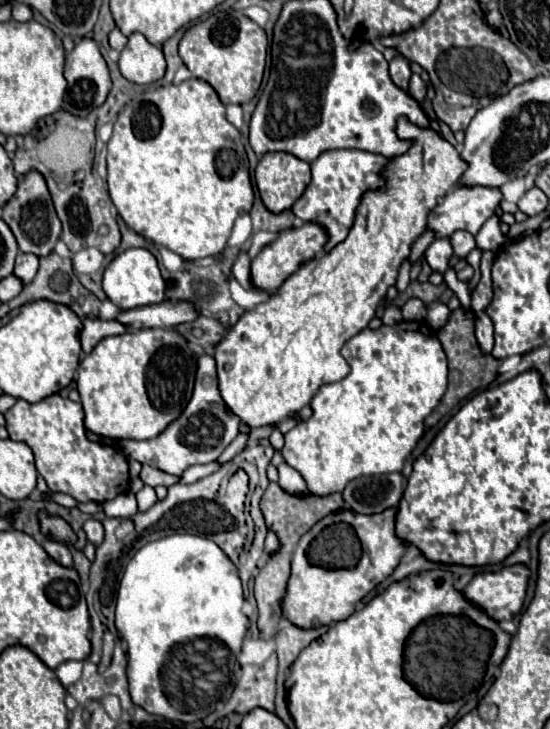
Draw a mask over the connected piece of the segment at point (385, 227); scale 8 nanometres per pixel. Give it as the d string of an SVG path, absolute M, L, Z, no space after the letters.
M401 118L397 124L397 134L399 138L413 140L413 146L403 156L393 158L393 162L385 168L385 188L371 190L363 196L347 240L337 244L331 252L315 256L303 264L275 294L271 294L267 302L261 302L253 310L245 312L217 344L213 358L217 362L219 392L225 406L239 416L241 424L247 424L249 428L277 426L281 420L295 416L303 406L307 406L323 384L339 382L349 374L351 368L341 356L343 344L367 328L377 306L385 298L385 290L395 284L397 270L409 256L411 242L425 232L427 214L467 170L467 164L461 160L459 152L447 140L439 138L435 130L417 128L407 118Z

